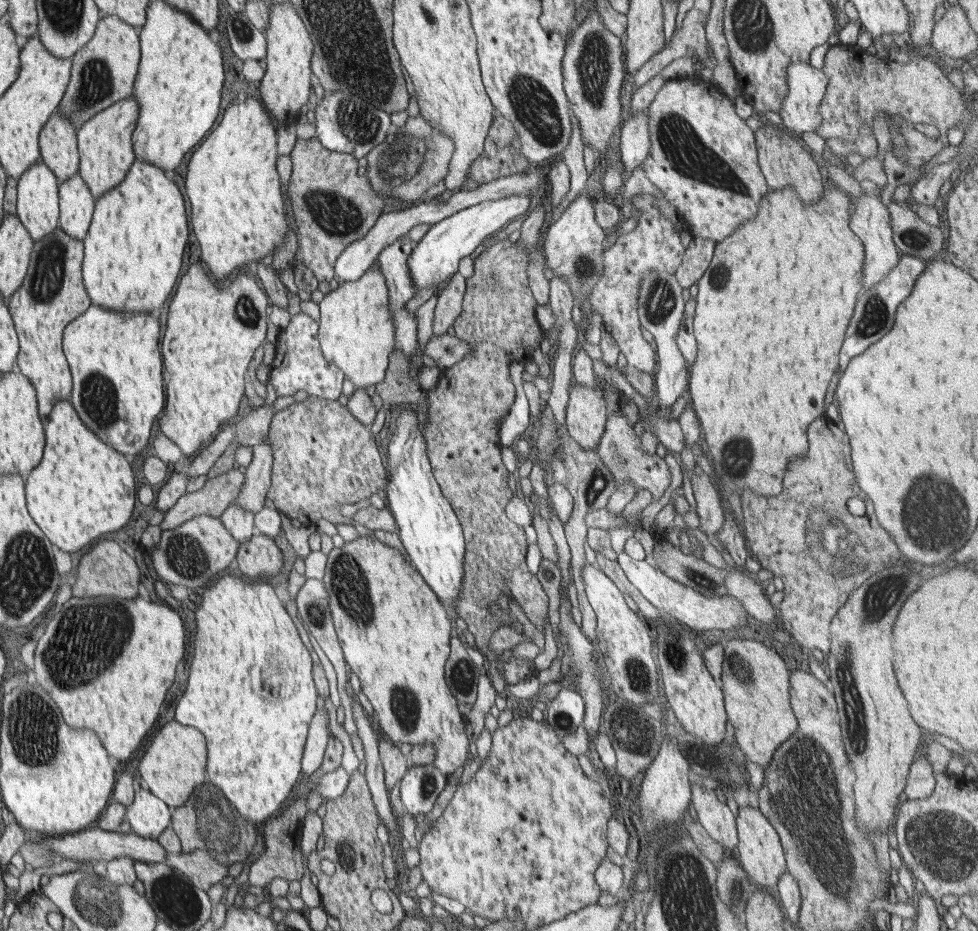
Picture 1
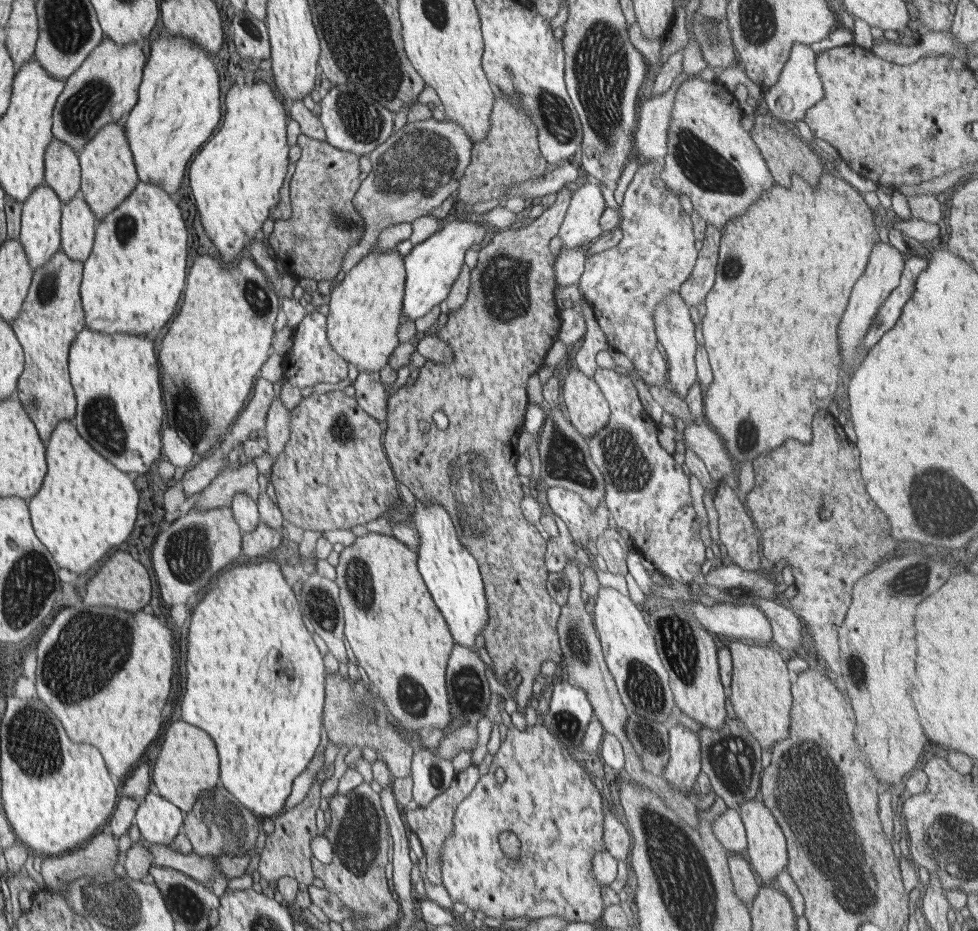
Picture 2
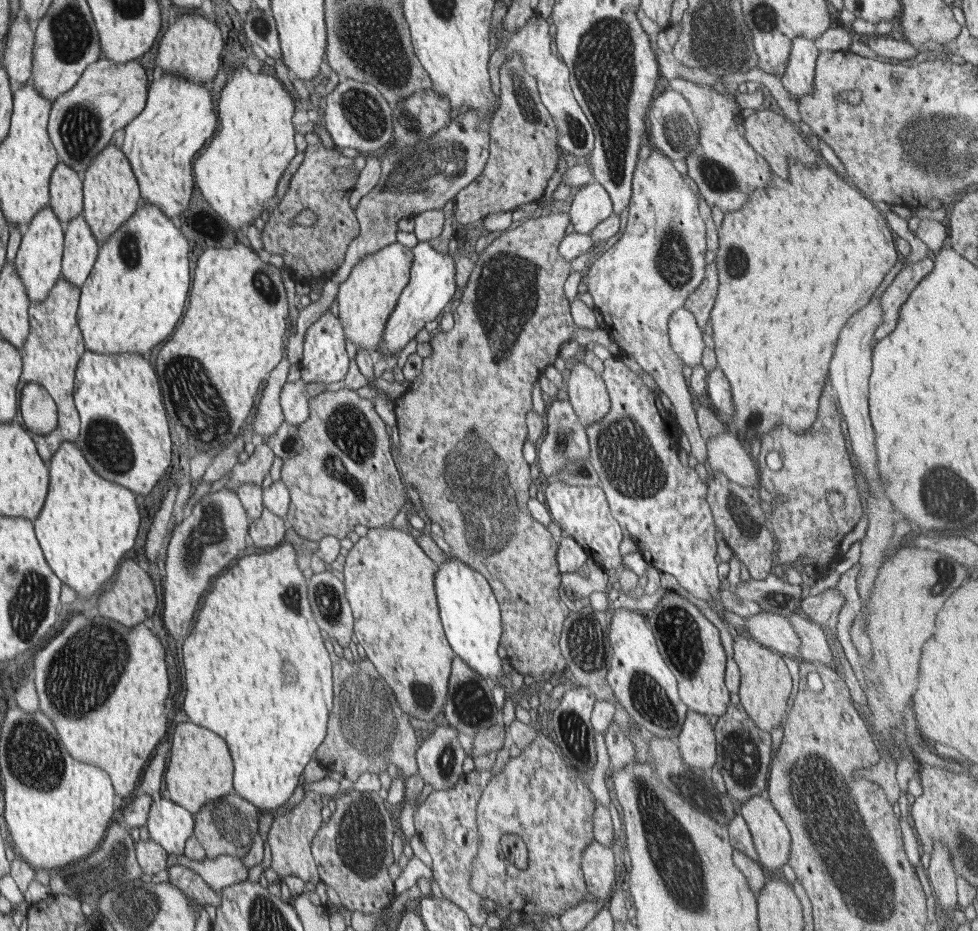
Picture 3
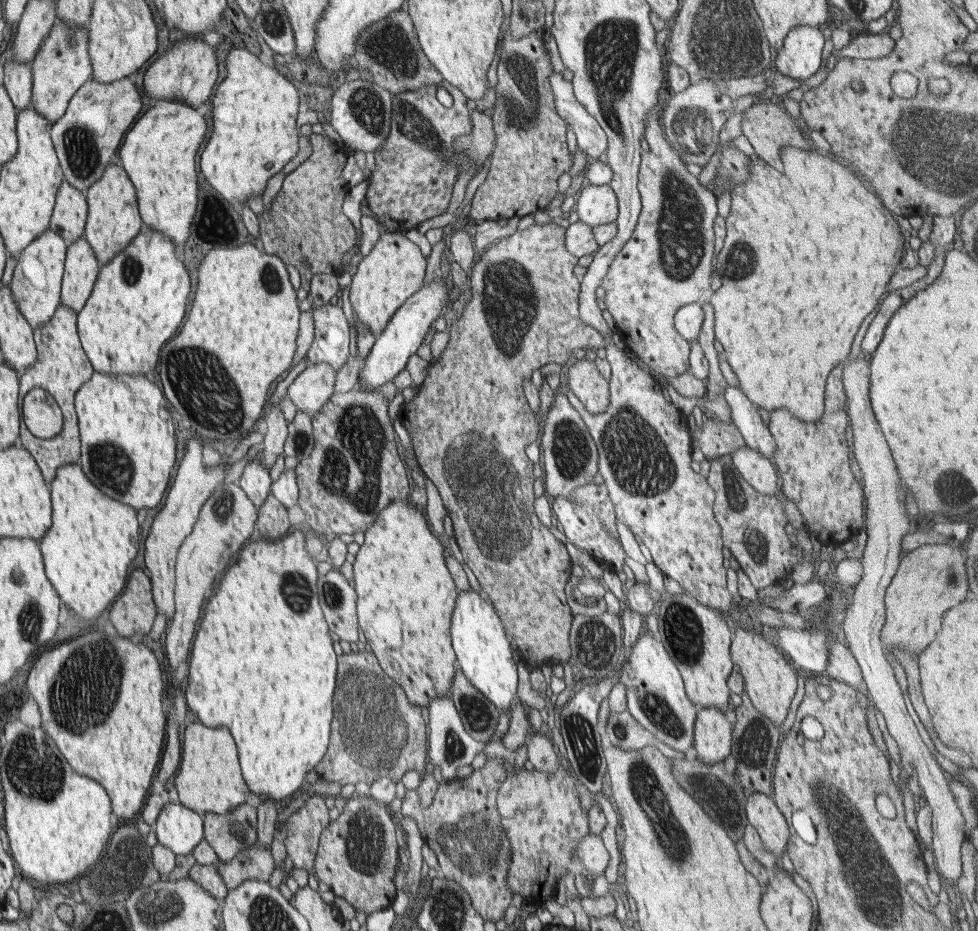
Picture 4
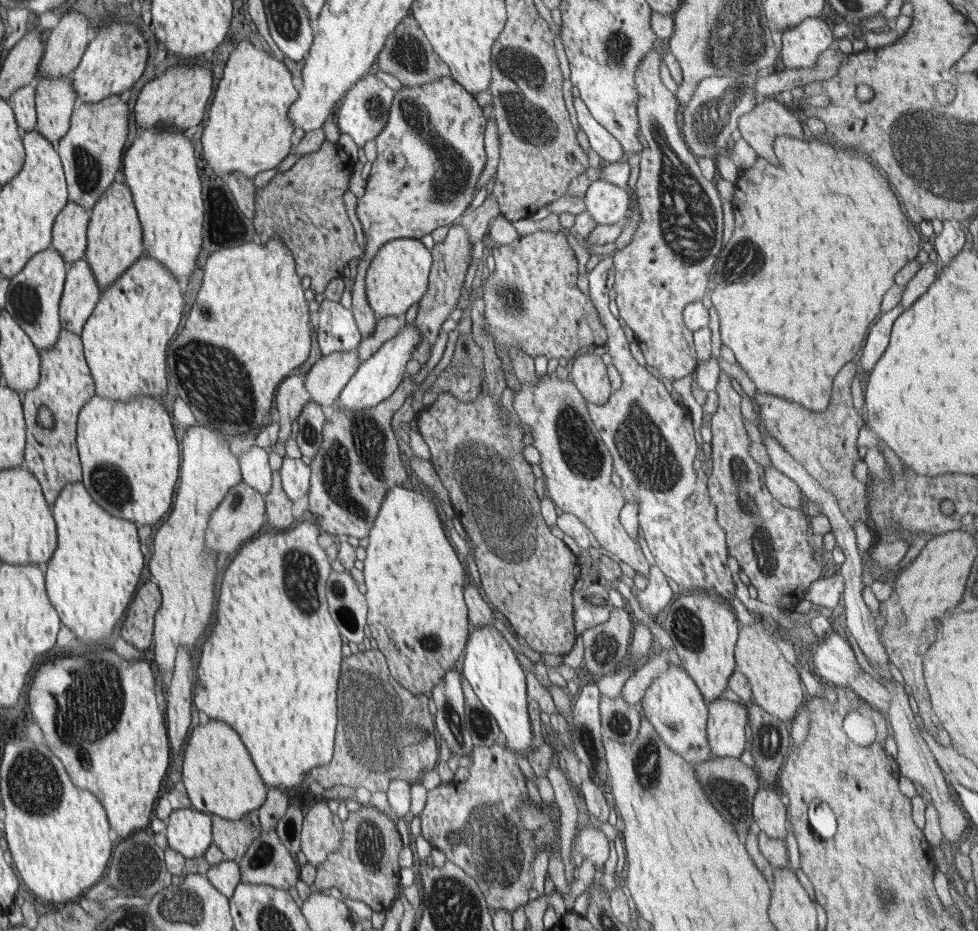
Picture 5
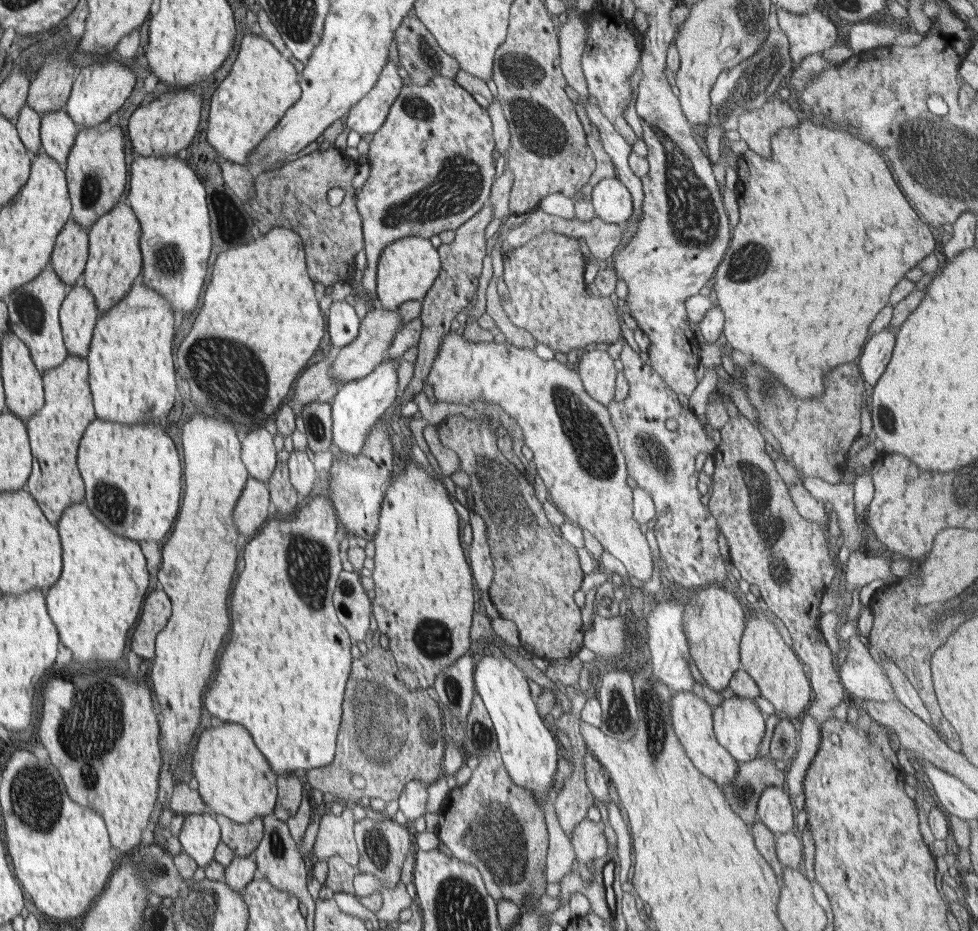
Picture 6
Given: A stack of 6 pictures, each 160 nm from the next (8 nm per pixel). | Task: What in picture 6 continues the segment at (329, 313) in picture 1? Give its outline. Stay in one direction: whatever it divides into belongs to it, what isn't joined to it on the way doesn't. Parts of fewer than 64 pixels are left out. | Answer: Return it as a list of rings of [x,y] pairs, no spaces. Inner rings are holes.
[[[404,237],[384,247],[377,262],[377,298],[381,309],[394,310],[406,301],[422,300],[438,278],[441,258],[430,239]]]

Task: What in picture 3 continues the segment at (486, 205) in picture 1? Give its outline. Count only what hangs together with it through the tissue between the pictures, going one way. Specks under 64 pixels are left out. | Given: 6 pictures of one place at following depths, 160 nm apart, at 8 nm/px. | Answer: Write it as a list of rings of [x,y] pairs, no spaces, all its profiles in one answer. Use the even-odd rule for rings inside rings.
[[[453,240],[448,255],[442,255],[436,251],[428,241],[419,242],[412,248],[414,258],[410,269],[410,280],[402,291],[395,309],[388,317],[386,328],[384,328],[384,338],[382,338],[382,344],[380,344],[380,350],[377,350],[376,357],[400,354],[418,332],[425,328],[426,322],[436,320],[440,312],[446,308],[446,304],[457,294],[458,286],[455,278],[458,274],[454,258],[459,254],[460,244],[461,242]]]

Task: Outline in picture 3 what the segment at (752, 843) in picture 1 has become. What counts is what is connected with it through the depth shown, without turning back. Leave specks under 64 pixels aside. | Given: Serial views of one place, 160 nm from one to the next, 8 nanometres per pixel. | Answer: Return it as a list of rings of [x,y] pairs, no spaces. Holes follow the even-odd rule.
[[[765,793],[739,804],[738,811],[750,830],[762,868],[780,872],[789,861],[791,834]]]

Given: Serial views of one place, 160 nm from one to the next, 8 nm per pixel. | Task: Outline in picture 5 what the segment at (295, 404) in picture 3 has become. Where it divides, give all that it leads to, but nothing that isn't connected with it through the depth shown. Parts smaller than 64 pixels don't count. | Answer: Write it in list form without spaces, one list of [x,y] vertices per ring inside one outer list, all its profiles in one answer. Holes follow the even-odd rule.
[[[357,349],[323,356],[305,375],[310,400],[324,409],[332,408],[360,364]]]

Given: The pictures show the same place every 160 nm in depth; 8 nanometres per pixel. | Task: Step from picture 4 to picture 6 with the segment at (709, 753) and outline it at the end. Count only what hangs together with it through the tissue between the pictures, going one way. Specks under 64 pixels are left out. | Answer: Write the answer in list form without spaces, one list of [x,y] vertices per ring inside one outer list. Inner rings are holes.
[[[733,696],[713,708],[713,731],[720,746],[728,750],[739,763],[750,764],[758,756],[760,742],[766,732],[766,719],[753,699]]]

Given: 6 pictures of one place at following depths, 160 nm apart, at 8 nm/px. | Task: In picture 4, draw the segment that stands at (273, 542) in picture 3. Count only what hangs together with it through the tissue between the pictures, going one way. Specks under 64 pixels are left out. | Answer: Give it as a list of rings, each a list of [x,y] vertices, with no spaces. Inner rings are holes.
[[[272,493],[258,509],[256,525],[261,535],[268,540],[276,540],[288,532],[290,521],[287,508]]]

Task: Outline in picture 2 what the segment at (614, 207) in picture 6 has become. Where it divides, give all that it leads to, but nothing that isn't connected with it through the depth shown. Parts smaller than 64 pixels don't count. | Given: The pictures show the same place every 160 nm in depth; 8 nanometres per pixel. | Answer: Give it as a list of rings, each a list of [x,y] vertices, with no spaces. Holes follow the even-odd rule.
[[[584,183],[574,187],[566,216],[557,234],[562,239],[562,249],[580,247],[586,253],[605,233],[599,223],[605,208],[606,202],[599,184]]]

